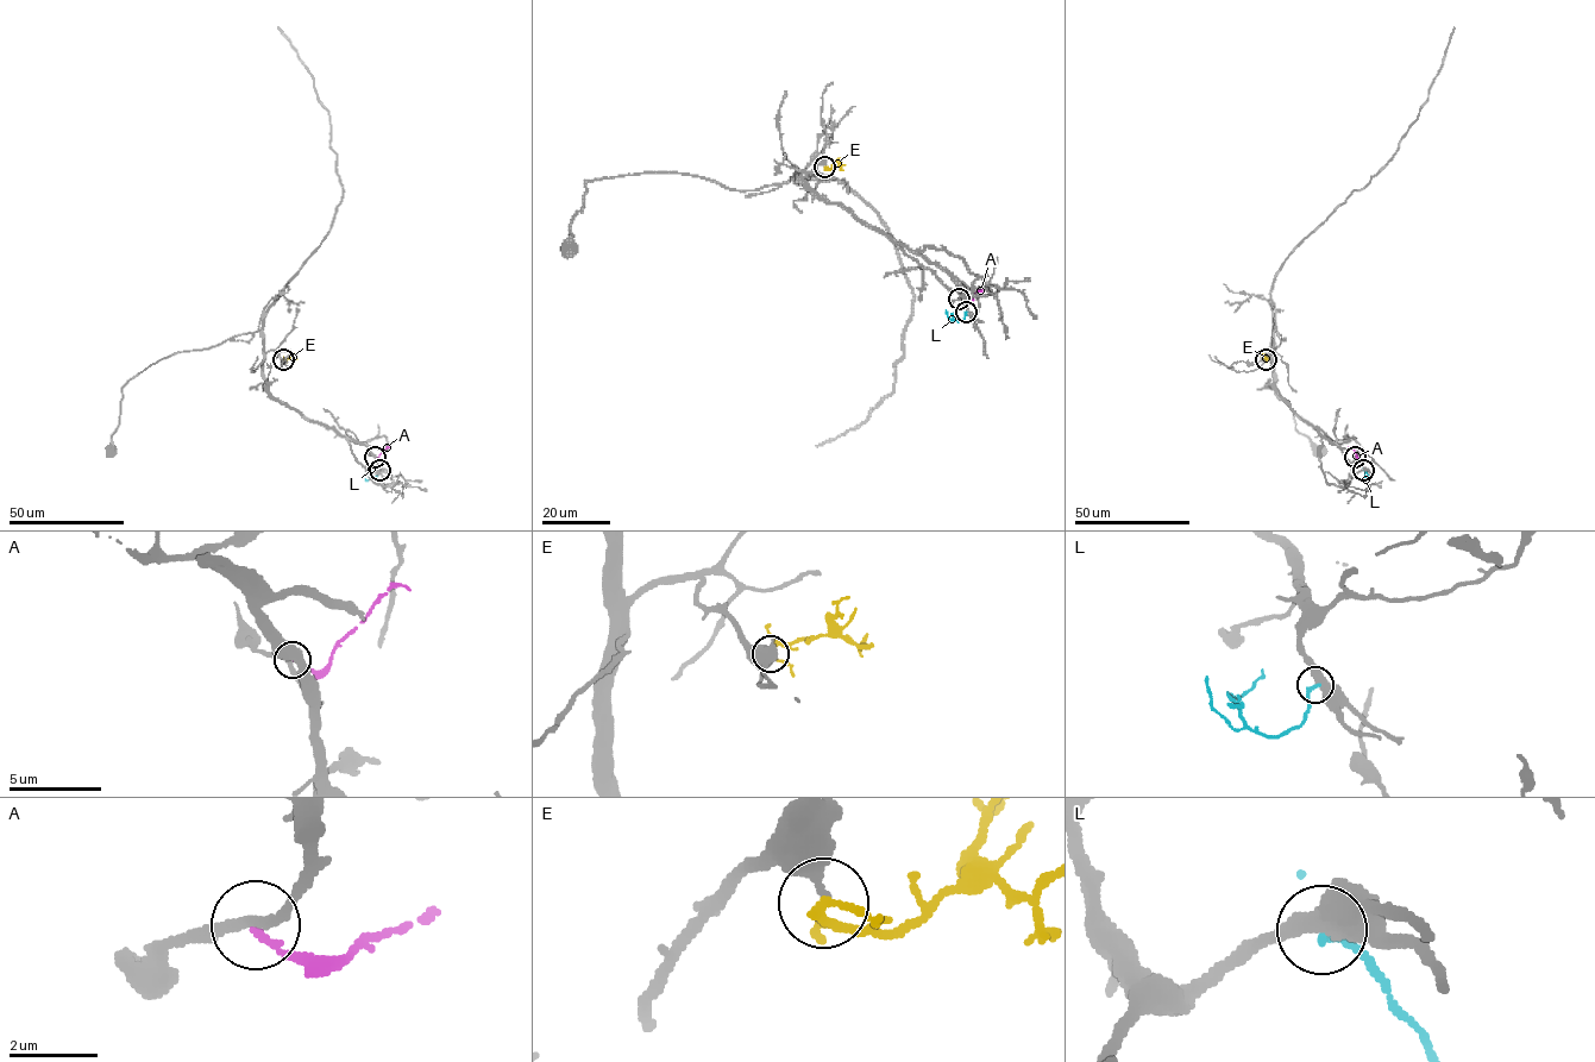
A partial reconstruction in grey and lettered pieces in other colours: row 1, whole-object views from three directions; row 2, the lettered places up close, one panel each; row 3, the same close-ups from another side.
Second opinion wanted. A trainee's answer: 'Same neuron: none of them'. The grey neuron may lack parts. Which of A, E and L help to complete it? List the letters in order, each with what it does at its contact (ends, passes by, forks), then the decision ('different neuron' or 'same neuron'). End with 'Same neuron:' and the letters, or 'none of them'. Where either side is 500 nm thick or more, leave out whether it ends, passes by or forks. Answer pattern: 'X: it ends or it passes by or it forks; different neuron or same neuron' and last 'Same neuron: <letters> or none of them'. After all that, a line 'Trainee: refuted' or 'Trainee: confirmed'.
A: it ends; different neuron
E: it forks; different neuron
L: it ends; different neuron
Same neuron: none of them
Trainee: confirmed

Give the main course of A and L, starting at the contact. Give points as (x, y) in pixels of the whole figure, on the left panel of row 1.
A: (374, 457), (389, 447)
L: (380, 470), (371, 481), (369, 476), (372, 466)

